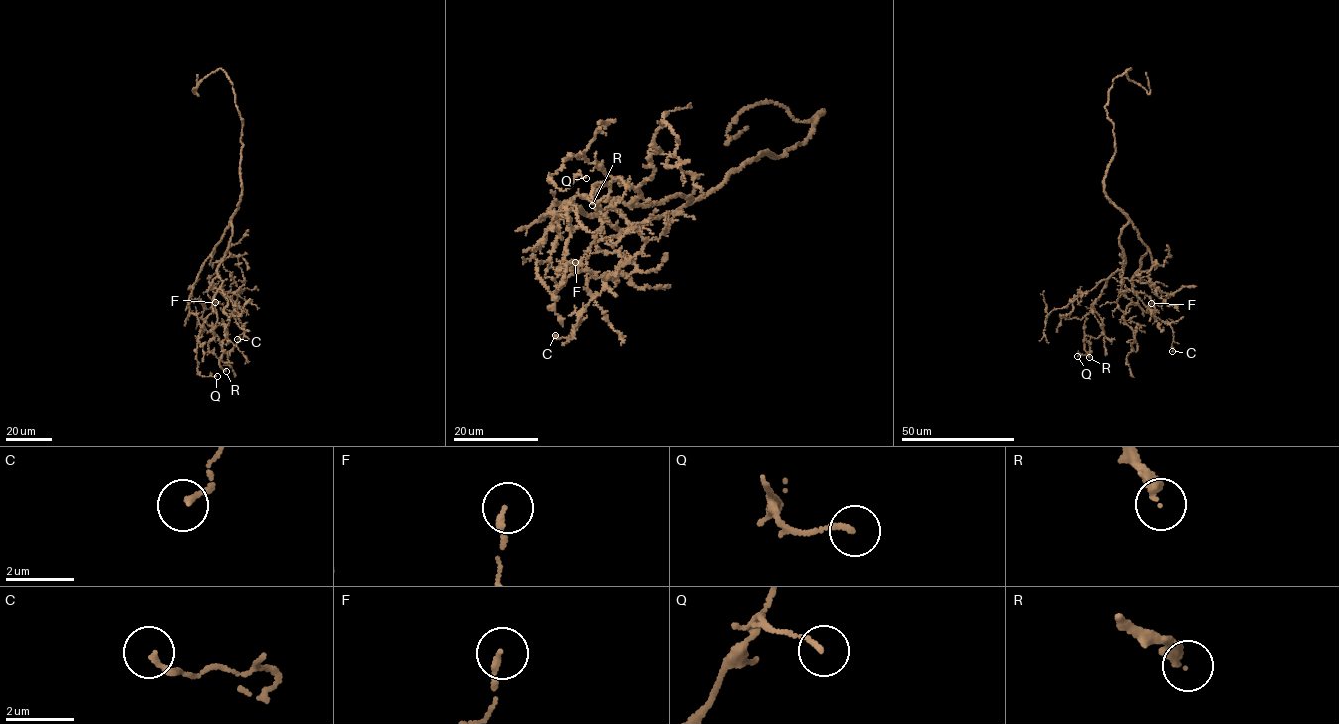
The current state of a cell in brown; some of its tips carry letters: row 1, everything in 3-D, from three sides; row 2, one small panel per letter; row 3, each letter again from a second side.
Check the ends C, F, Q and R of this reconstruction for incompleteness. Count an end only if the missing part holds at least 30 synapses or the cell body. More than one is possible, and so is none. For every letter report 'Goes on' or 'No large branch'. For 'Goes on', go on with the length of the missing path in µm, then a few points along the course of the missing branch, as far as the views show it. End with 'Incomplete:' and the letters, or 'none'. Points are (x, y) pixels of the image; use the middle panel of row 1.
C: No large branch
F: No large branch
Q: No large branch
R: No large branch
Incomplete: none

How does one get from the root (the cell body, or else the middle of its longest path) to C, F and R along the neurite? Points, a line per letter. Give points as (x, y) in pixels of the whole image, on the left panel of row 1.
C: (237, 210), (231, 219), (228, 250), (211, 285), (229, 297), (240, 288), (235, 312), (244, 332), (237, 339)
F: (237, 210), (221, 241), (203, 265), (188, 302), (199, 299), (204, 307), (215, 313), (215, 302)
R: (237, 210), (228, 250), (217, 269), (222, 282), (212, 303), (217, 321), (227, 331), (219, 362), (226, 371)

